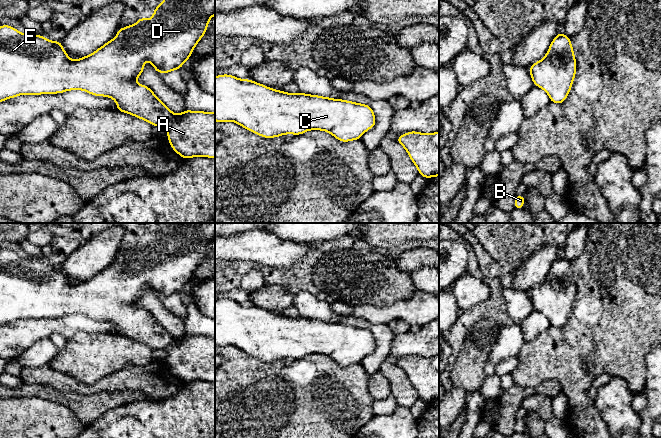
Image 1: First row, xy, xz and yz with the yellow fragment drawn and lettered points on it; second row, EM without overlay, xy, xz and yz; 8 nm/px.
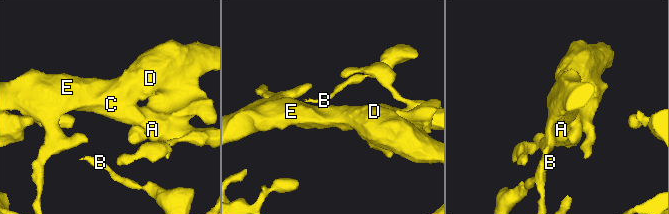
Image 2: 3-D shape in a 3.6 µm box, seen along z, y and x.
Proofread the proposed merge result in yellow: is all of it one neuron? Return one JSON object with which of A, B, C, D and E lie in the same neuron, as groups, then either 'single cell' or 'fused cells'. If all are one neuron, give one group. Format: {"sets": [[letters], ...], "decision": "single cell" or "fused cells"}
{"sets": [["A", "B", "C", "D", "E"]], "decision": "single cell"}

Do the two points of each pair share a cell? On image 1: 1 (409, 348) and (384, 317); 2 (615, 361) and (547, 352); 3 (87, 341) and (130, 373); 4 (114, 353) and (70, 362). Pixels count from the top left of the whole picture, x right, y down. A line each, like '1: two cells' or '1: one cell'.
1: two cells
2: one cell
3: two cells
4: one cell

